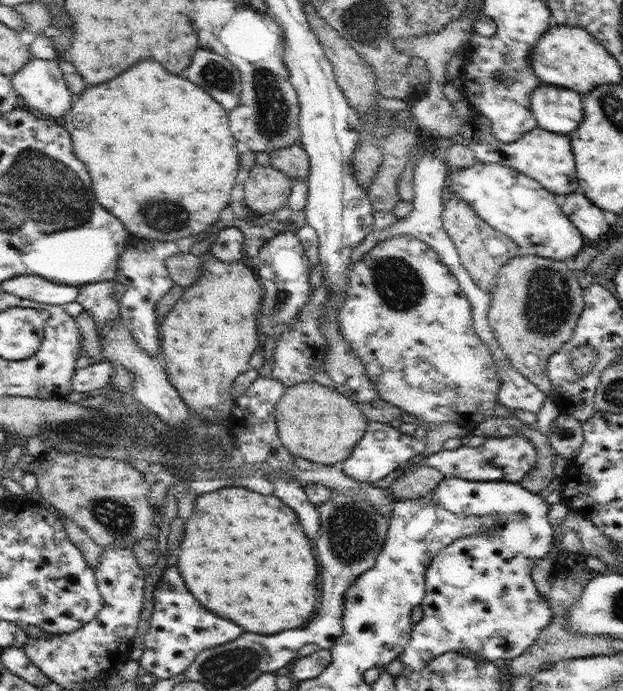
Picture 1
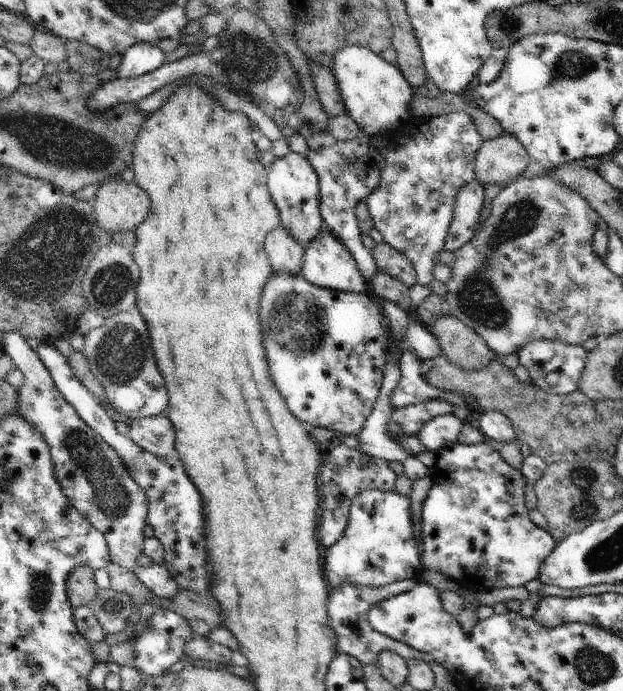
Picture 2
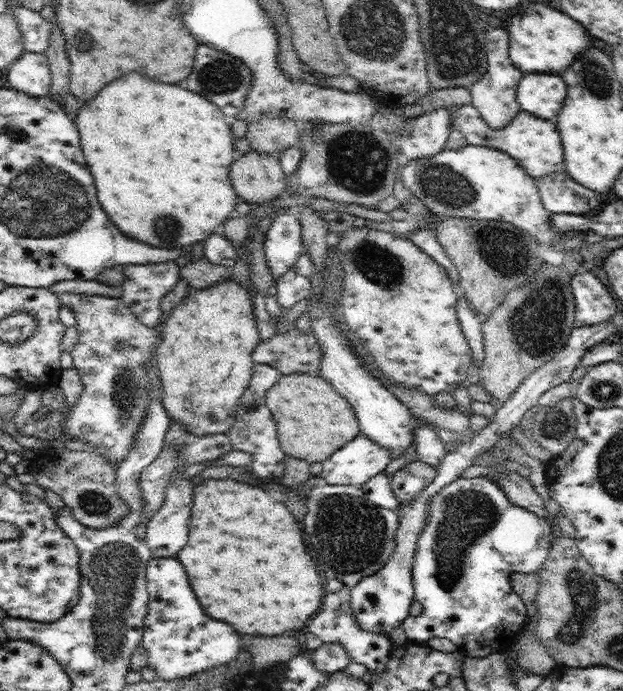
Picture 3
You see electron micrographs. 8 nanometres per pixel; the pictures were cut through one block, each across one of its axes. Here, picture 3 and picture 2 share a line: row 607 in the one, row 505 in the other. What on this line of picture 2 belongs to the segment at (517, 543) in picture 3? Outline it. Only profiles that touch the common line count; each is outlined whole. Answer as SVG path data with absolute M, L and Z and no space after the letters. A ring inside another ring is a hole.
M485 442L480 444L455 443L450 447L442 449L437 454L436 464L430 470L430 477L433 479L433 484L422 504L421 511L422 544L424 544L424 552L421 554L421 564L424 569L440 571L444 576L448 576L448 578L459 582L463 588L475 590L477 593L493 591L502 587L525 587L530 580L538 578L542 562L550 556L550 552L556 548L557 542L552 538L548 530L537 526L530 520L528 508L525 504L525 486L528 479L525 478L520 470L512 468L490 444L486 444Z

